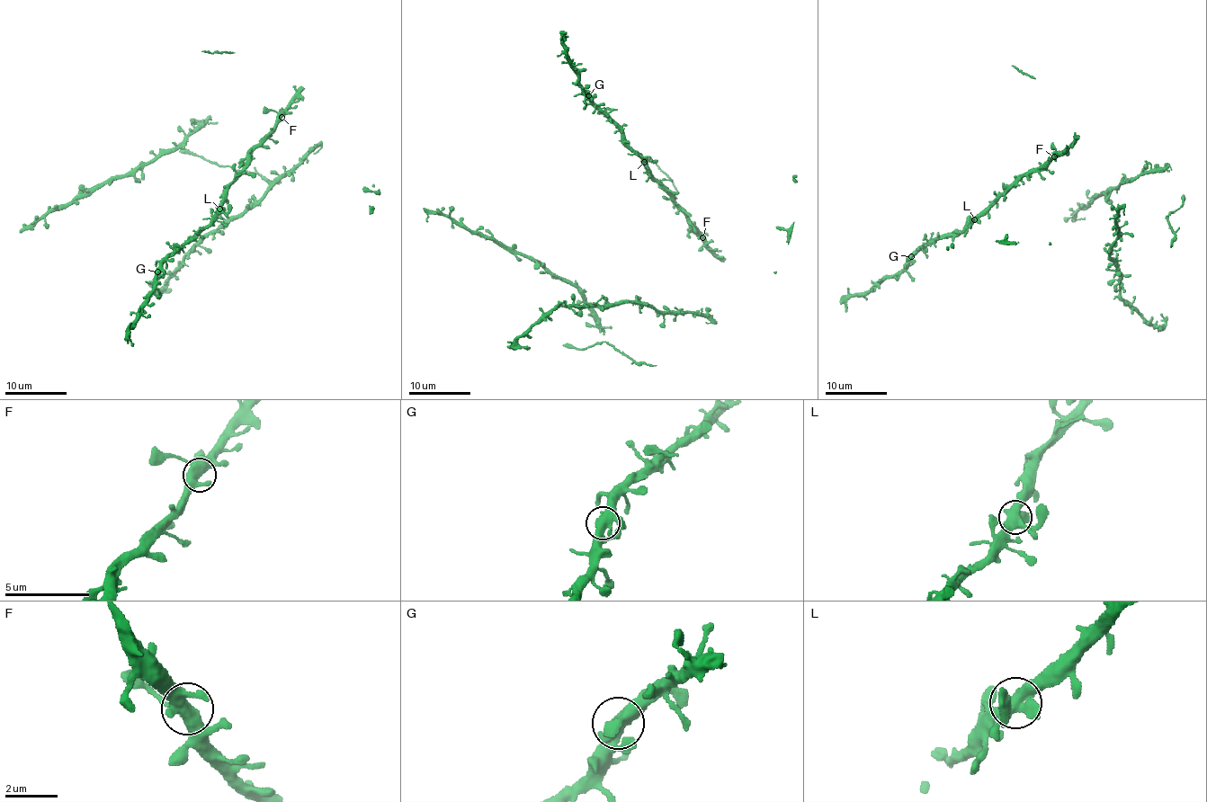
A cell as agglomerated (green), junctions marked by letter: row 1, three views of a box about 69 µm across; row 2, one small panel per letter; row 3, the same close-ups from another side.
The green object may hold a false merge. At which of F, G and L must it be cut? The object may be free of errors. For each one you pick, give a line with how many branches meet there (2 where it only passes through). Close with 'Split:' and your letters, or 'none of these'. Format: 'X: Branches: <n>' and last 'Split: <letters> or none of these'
Split: none of these

